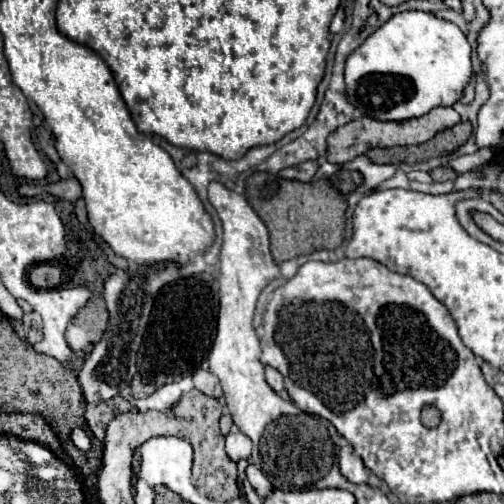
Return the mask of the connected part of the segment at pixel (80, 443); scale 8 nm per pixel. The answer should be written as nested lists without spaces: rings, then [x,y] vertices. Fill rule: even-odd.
[[[74,428],[70,434],[70,440],[76,444],[76,447],[83,451],[91,448],[91,439],[83,428]]]

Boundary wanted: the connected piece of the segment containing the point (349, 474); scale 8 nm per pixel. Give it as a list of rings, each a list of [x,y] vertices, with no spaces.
[[[344,446],[338,452],[338,460],[340,460],[340,472],[346,480],[354,482],[354,484],[366,484],[368,476],[366,476],[366,466],[360,460],[360,456],[356,456],[356,452],[352,450],[352,446]]]

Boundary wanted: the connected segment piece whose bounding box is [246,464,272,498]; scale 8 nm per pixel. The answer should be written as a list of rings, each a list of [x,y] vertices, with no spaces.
[[[254,464],[248,466],[246,476],[248,476],[252,488],[256,490],[256,494],[258,494],[260,498],[266,498],[266,496],[272,494],[272,484],[270,484],[270,480],[268,480],[268,478],[266,478],[266,476],[264,476],[264,474],[254,466]]]

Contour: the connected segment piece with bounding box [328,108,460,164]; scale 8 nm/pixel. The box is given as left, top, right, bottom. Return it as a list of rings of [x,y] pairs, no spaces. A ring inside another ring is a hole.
[[[434,108],[432,112],[428,112],[420,118],[408,120],[408,122],[378,122],[378,120],[364,116],[364,118],[348,122],[346,126],[340,126],[340,130],[336,130],[328,136],[328,162],[346,164],[346,162],[354,160],[356,156],[368,152],[370,148],[392,148],[392,146],[422,144],[422,142],[428,142],[434,134],[456,126],[458,122],[460,122],[460,114],[454,108]]]

